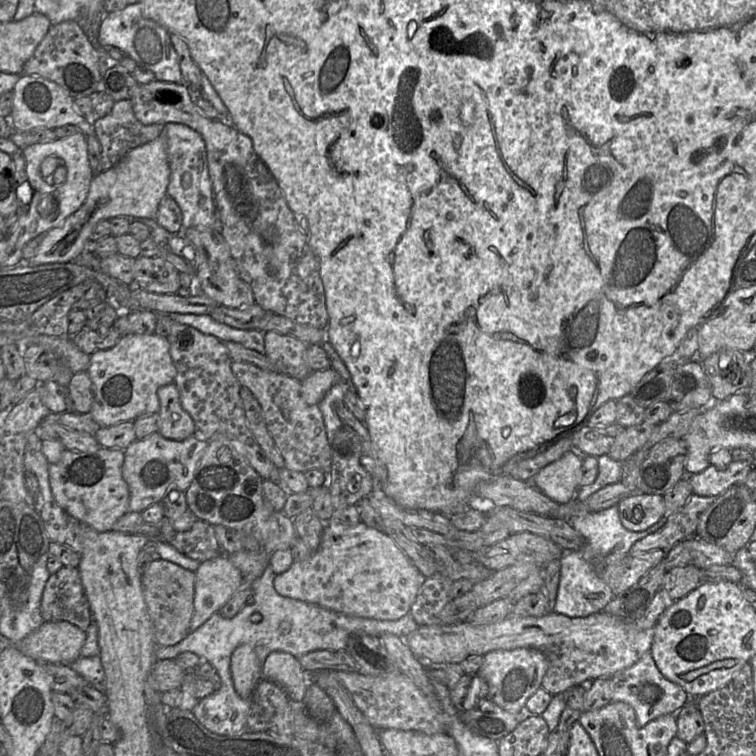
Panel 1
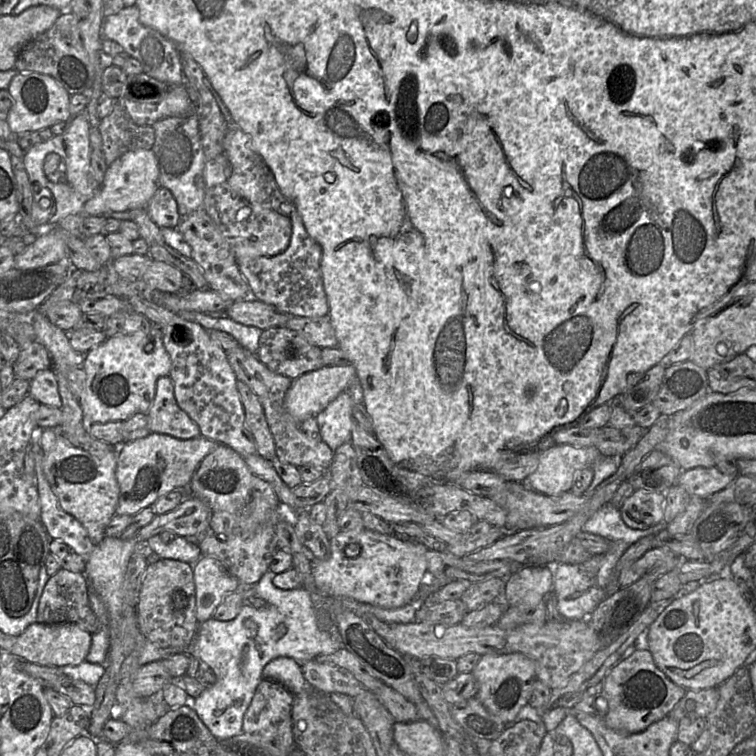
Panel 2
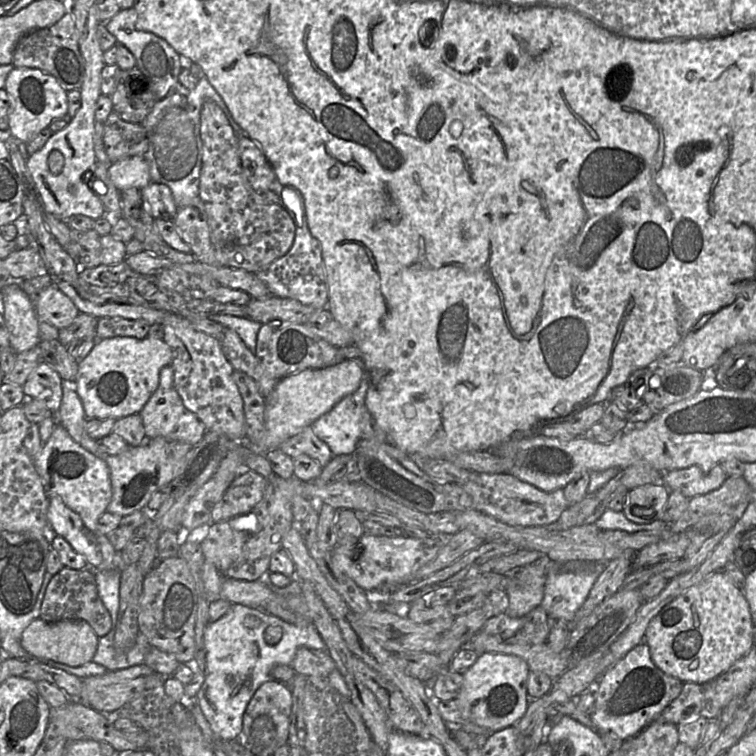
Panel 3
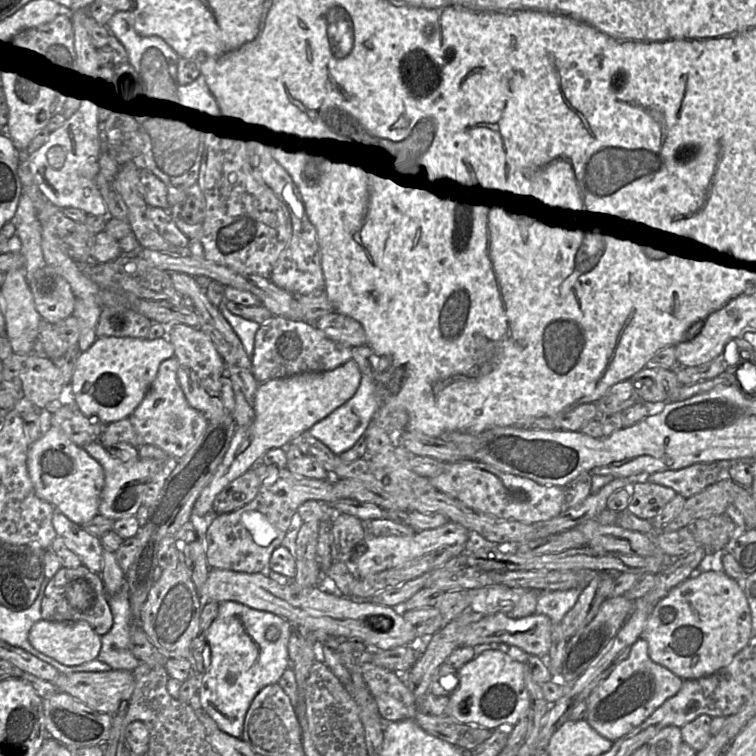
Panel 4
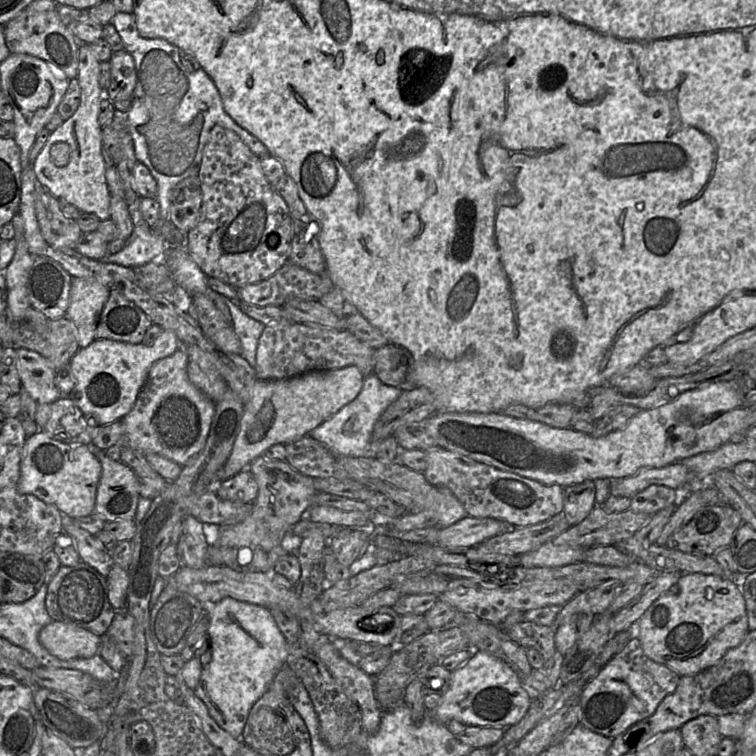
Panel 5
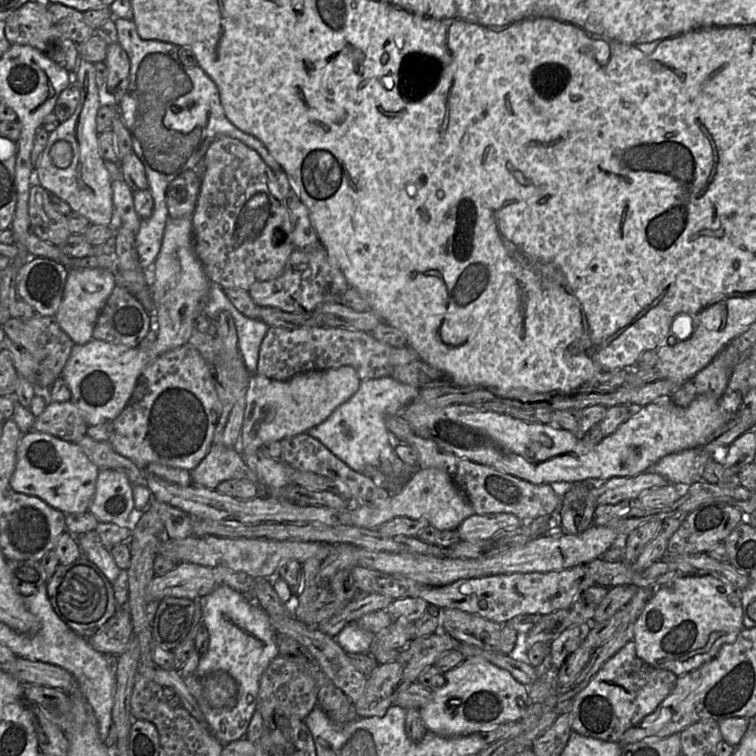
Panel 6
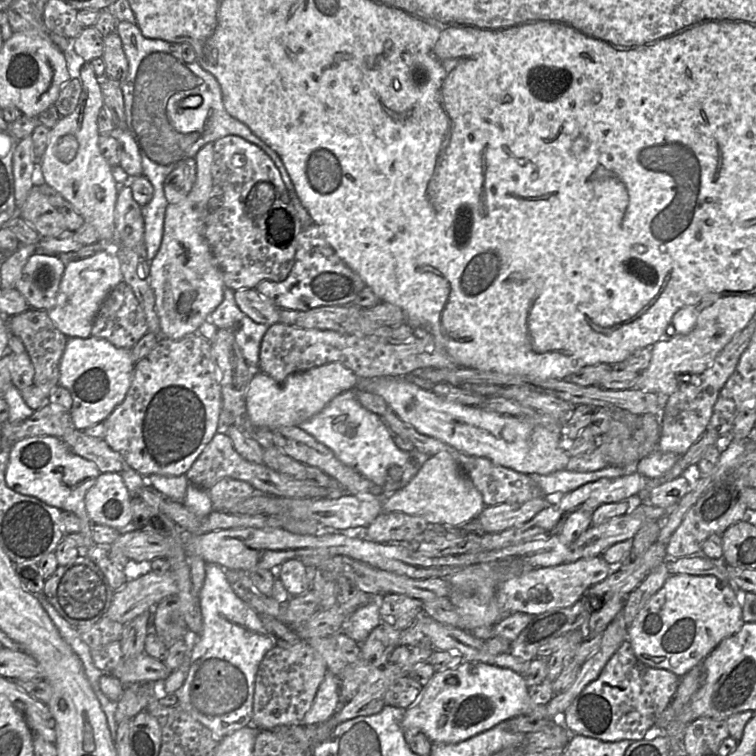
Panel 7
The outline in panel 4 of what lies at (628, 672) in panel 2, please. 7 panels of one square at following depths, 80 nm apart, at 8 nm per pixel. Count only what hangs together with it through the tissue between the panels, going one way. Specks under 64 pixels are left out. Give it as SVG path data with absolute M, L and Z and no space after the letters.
M639 638L628 656L604 678L586 699L587 713L585 720L599 735L614 742L629 733L646 720L668 698L674 696L681 688L683 680L667 668L653 662L648 655L648 644Z

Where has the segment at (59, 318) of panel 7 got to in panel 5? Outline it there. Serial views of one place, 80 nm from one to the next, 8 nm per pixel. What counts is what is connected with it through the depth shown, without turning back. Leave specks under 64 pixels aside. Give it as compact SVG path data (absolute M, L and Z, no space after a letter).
M72 278L70 303L65 317L71 320L76 328L76 339L80 348L85 348L95 340L95 330L99 316L109 297L110 289L92 279Z

